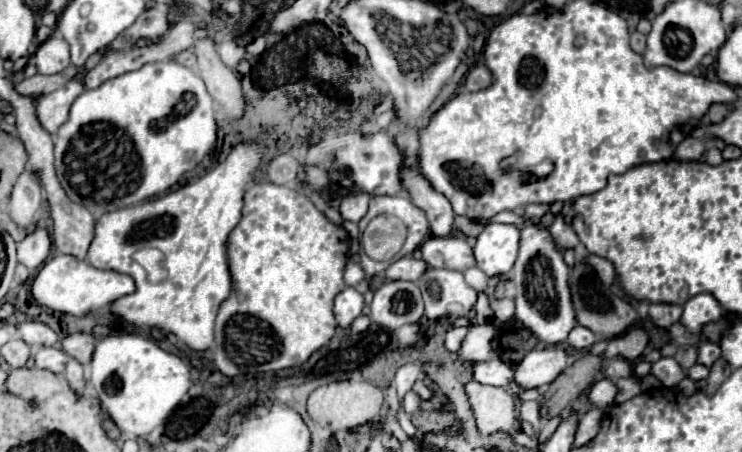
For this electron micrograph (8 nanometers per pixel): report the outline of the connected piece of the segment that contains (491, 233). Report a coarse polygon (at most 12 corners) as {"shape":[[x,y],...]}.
{"shape":[[490,222],[476,240],[486,276],[512,270],[520,244],[514,224]]}

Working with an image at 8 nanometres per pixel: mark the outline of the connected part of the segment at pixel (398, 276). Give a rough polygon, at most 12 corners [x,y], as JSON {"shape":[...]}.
{"shape":[[400,258],[386,270],[388,280],[416,282],[428,270],[424,260]]}

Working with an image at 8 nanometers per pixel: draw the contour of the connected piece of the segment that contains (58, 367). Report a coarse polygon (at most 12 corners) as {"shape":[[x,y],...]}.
{"shape":[[56,346],[40,348],[38,368],[62,374],[68,354]]}

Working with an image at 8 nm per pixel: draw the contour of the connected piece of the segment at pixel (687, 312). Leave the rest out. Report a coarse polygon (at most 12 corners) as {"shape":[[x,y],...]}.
{"shape":[[698,294],[684,304],[680,324],[700,334],[722,318],[712,294]]}

